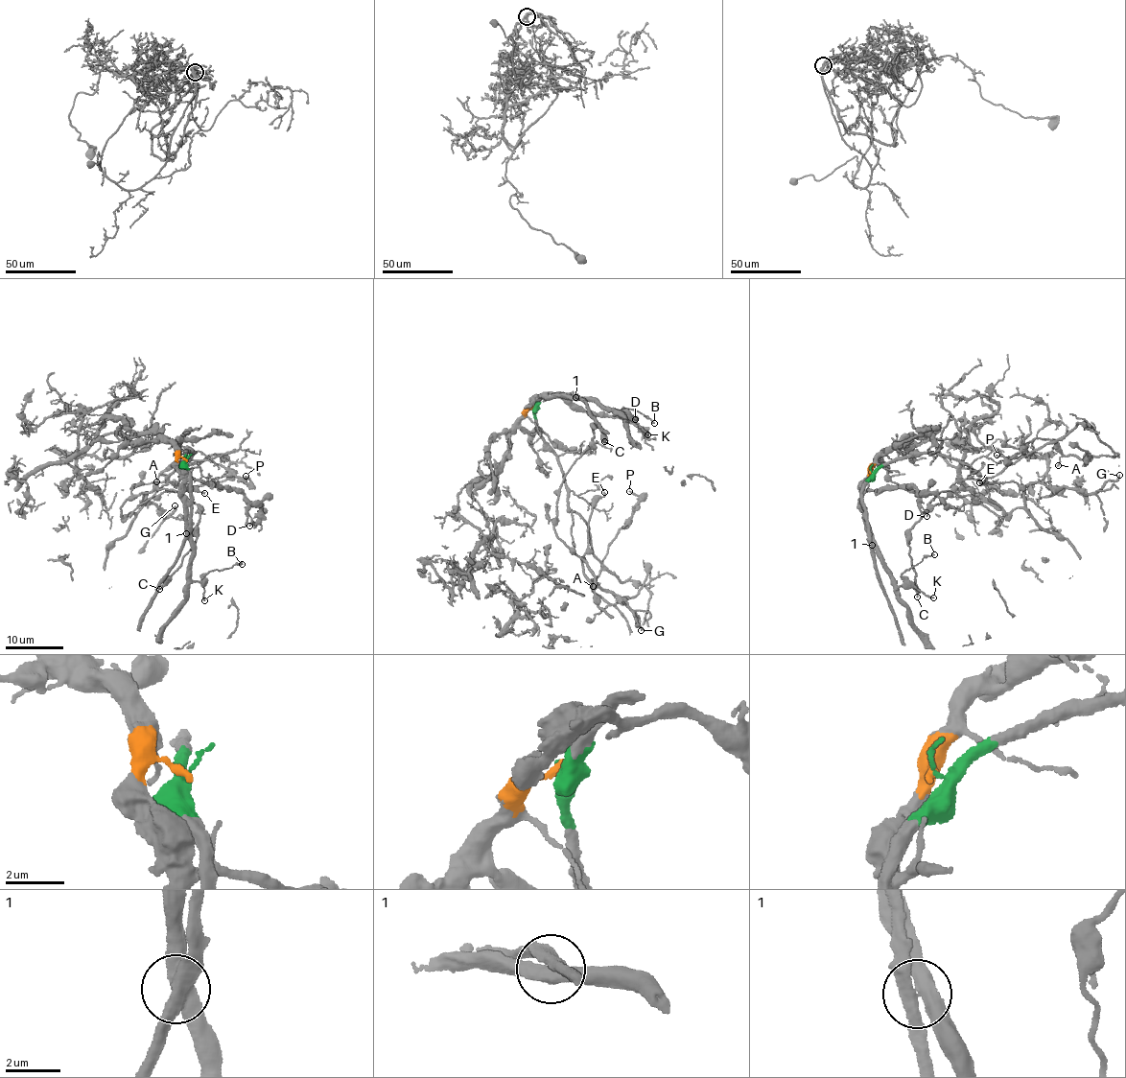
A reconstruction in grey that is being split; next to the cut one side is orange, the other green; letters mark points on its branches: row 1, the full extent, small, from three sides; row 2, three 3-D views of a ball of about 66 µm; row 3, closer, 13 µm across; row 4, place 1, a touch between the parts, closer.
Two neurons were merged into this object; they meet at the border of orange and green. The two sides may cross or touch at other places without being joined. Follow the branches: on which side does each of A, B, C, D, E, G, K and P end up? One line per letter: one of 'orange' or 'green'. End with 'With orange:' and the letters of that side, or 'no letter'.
A: green
B: orange
C: green
D: orange
E: green
G: green
K: orange
P: green
With orange: B, D, K

